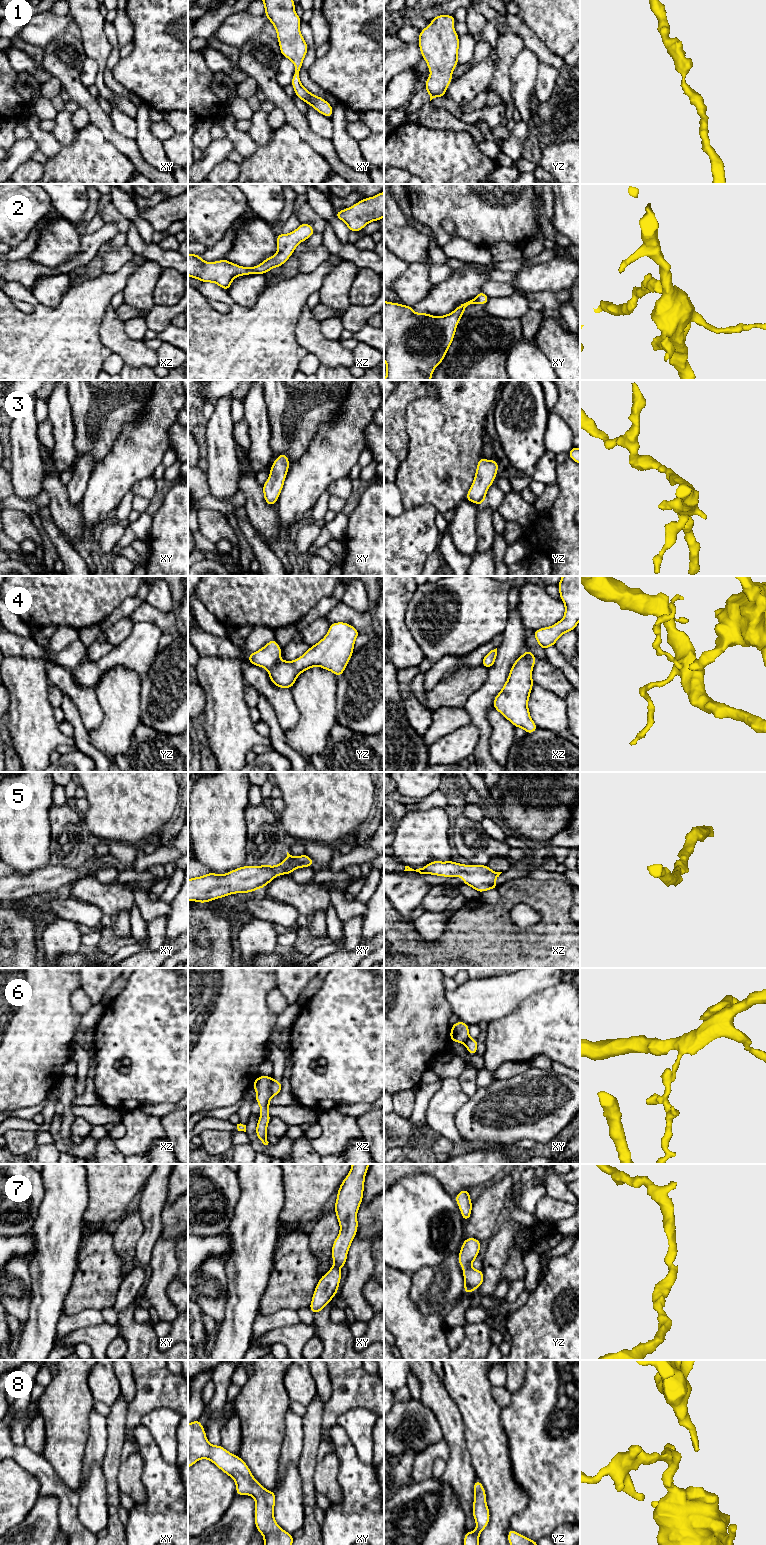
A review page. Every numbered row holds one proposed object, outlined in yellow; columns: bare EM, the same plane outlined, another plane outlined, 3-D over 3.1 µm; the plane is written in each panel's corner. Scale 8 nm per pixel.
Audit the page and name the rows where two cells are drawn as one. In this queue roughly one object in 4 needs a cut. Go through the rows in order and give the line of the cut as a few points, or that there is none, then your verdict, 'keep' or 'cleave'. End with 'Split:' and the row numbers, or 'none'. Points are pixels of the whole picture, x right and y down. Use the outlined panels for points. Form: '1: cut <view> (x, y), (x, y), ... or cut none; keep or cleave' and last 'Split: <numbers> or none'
1: cut none; keep
2: cut none; keep
3: cut none; keep
4: cut yz (279, 660), (268, 670); cleave
5: cut none; keep
6: cut xz (272, 1078), (271, 1095); cleave
7: cut none; keep
8: cut none; keep
Split: 4, 6

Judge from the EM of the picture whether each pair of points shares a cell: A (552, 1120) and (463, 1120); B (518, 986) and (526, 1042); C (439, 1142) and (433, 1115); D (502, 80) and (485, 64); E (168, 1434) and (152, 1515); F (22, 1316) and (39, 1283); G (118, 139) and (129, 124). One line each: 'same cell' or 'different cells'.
A: same cell
B: different cells
C: different cells
D: different cells
E: different cells
F: different cells
G: different cells

